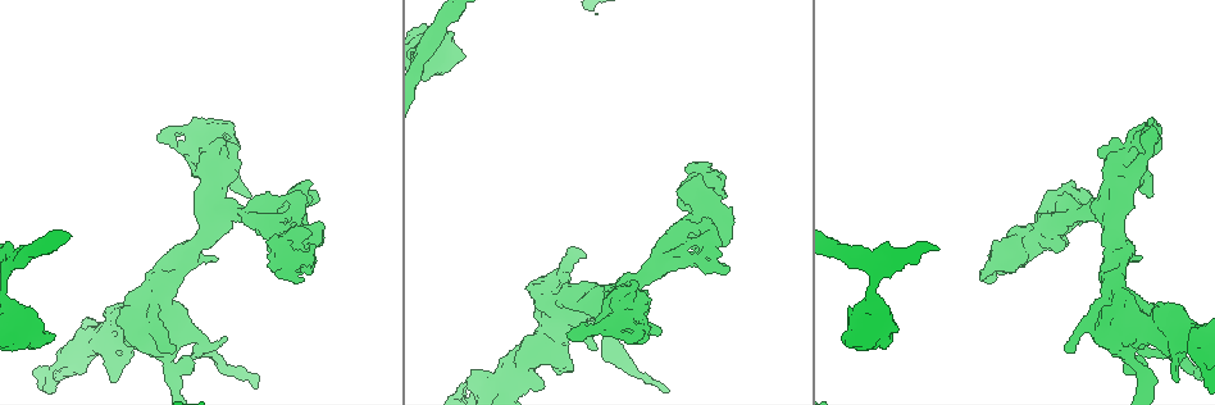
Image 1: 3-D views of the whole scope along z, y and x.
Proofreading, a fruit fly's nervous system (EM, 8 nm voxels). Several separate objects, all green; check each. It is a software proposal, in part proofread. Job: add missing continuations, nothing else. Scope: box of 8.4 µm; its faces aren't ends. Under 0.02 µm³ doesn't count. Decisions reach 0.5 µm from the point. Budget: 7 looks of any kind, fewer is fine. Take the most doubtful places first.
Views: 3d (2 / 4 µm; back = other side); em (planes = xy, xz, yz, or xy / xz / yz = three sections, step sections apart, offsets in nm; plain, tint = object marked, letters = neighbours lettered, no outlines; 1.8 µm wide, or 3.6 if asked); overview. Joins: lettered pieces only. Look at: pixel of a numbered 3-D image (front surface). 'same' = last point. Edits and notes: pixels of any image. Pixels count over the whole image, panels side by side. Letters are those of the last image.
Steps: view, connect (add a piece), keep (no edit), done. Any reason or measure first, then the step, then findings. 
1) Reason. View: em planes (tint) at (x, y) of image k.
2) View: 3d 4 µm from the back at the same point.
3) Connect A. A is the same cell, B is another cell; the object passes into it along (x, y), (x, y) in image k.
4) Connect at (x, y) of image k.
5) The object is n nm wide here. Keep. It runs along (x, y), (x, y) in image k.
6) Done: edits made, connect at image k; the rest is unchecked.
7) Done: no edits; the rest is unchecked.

Closes a loop. View: 3d 4 µm at (705, 268) of image 1.

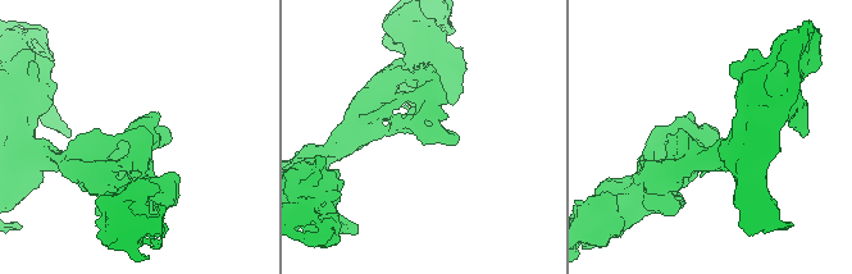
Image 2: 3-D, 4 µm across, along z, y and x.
View: em xy step 8 (tint) at (709, 138) of image 2.

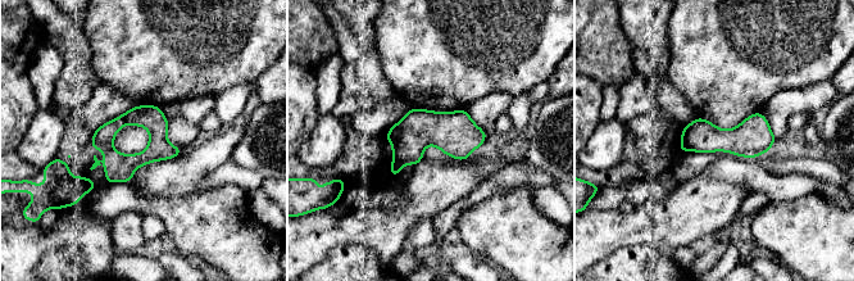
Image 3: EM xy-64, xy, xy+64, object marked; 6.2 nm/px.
View: em xy step 8 (letters) at the same point.

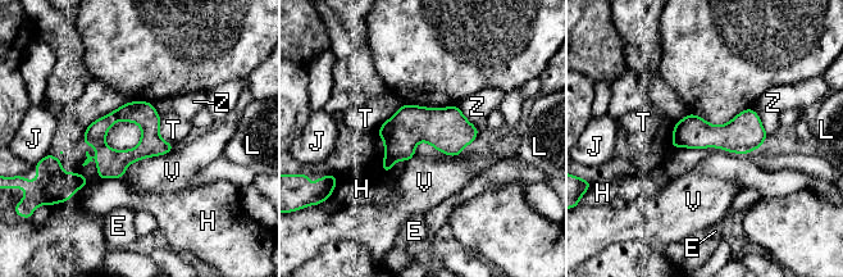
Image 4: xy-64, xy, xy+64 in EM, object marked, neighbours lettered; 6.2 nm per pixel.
The longest contact is with V, 400 nm. Keep. E, H, J, L, T, V and Z are other cells; it runs along (149, 107), (149, 141), (100, 173) in image 4; none of them fits.

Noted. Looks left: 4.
Touches itself. View: 3d 2 µm at (1146, 152) of image 1.

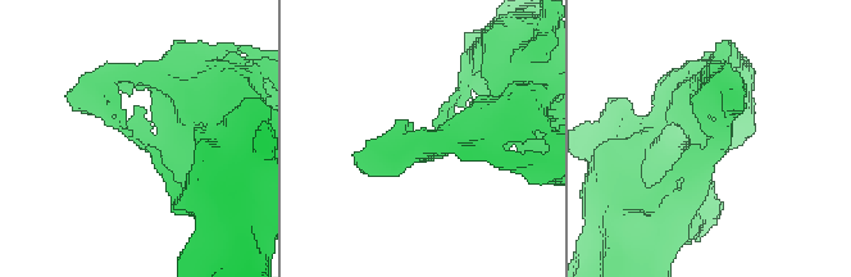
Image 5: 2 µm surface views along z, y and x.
Shape alone is not enough. View: em planes (letters) at (707, 140) of image 5.

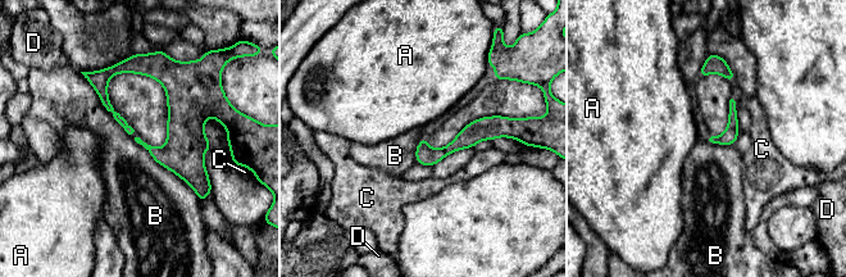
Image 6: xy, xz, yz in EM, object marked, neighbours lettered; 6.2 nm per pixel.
The object is 80 nm wide here; the longest contact is with B, 550 nm. Keep. A, B, C and D are other cells; no lettered piece goes on from it.

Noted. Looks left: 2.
Sudden change in width. View: 3d 4 µm at (1113, 281) of image 1.

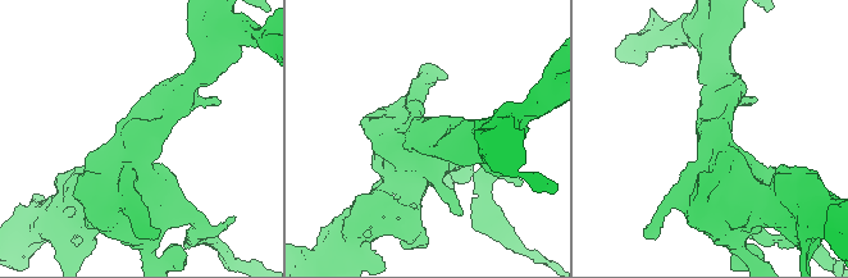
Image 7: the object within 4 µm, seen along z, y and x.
Now the EM. View: em 3.6 µm yz step 16 (letters) at (139, 137) of image 7.

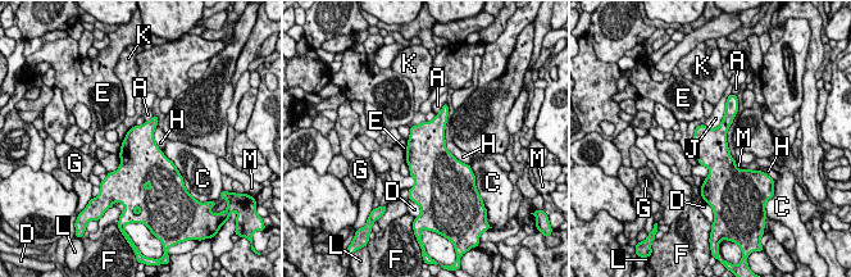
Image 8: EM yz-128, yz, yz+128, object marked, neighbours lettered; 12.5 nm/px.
Keep. A, C, D, E, F, G, H, J, K, L and M are other cells; none of them fits.

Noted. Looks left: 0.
Done: no edits; the rest is unchecked.

